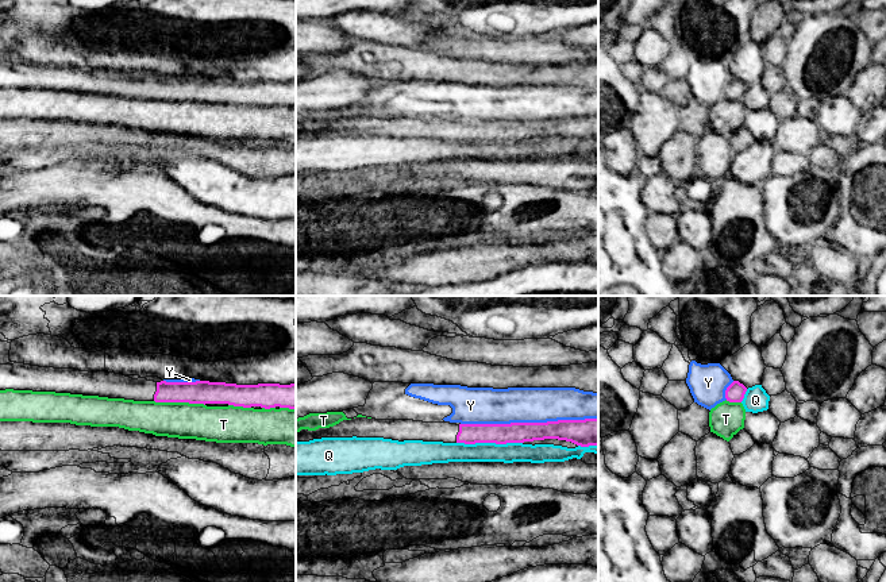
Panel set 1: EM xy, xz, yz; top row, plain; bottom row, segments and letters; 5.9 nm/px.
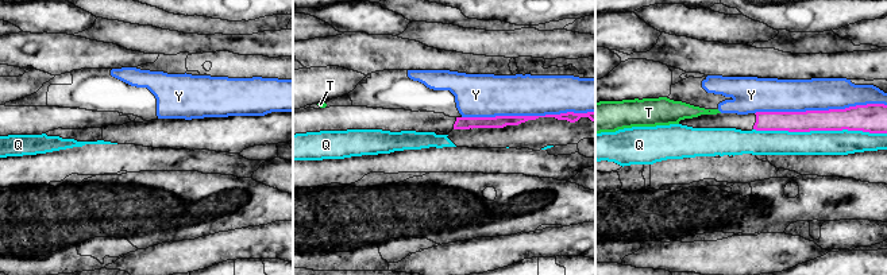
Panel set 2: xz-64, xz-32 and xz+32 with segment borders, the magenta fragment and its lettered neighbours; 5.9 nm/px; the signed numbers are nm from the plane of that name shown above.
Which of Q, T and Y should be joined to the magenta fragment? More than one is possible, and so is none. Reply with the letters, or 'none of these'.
none of these

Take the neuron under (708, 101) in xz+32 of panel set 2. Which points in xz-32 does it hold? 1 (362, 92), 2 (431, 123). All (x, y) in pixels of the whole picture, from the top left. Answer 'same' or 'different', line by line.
1: same
2: different

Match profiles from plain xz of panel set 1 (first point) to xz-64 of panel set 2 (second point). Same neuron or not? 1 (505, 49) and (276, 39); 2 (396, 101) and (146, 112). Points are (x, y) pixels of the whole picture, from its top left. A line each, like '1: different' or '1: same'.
1: same
2: same

